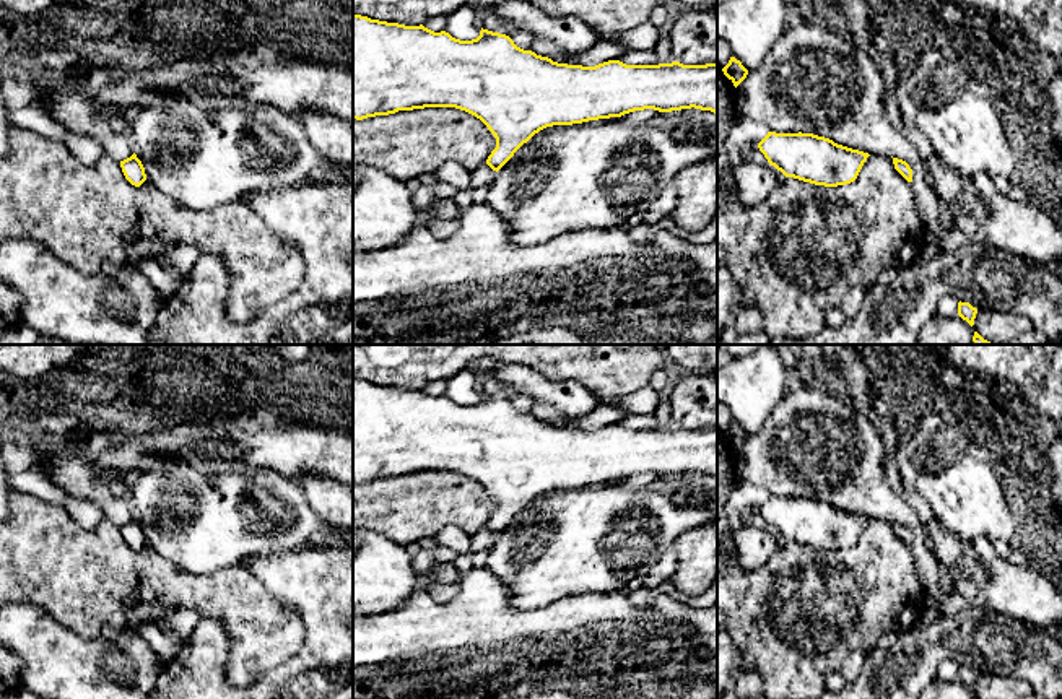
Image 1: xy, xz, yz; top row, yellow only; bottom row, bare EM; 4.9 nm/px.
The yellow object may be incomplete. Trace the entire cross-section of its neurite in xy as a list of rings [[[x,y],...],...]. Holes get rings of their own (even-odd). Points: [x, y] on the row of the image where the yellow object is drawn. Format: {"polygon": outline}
{"polygon": [[[135,153],[130,158],[120,161],[120,167],[125,179],[132,185],[140,187],[146,180],[145,167]]]}

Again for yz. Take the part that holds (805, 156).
{"polygon": [[[768,132],[758,148],[768,163],[786,177],[825,187],[854,182],[870,156],[829,138],[802,132]]]}

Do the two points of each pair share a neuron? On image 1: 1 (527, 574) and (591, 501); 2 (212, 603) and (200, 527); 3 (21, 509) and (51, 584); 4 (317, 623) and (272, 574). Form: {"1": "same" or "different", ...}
{"1": "same", "2": "different", "3": "same", "4": "same"}

